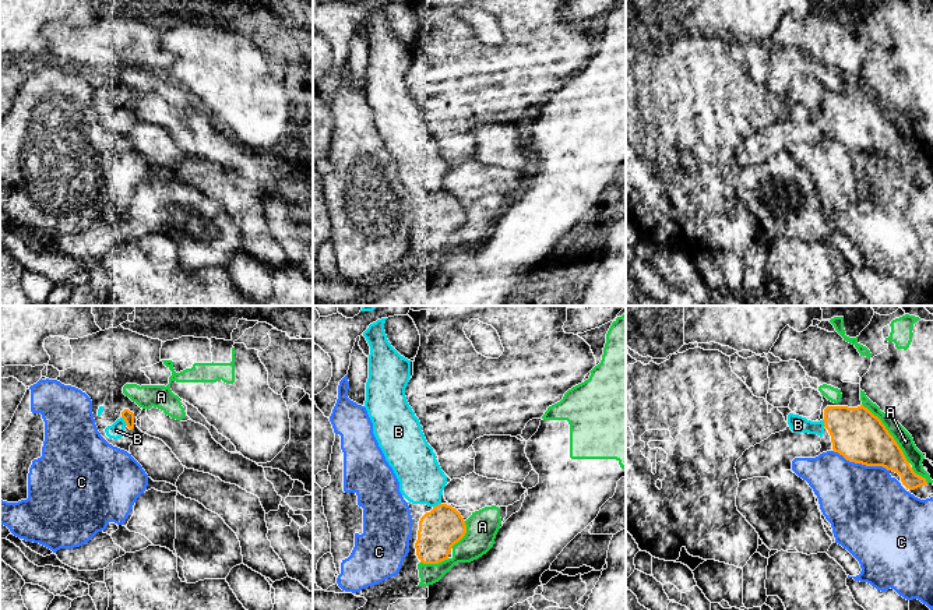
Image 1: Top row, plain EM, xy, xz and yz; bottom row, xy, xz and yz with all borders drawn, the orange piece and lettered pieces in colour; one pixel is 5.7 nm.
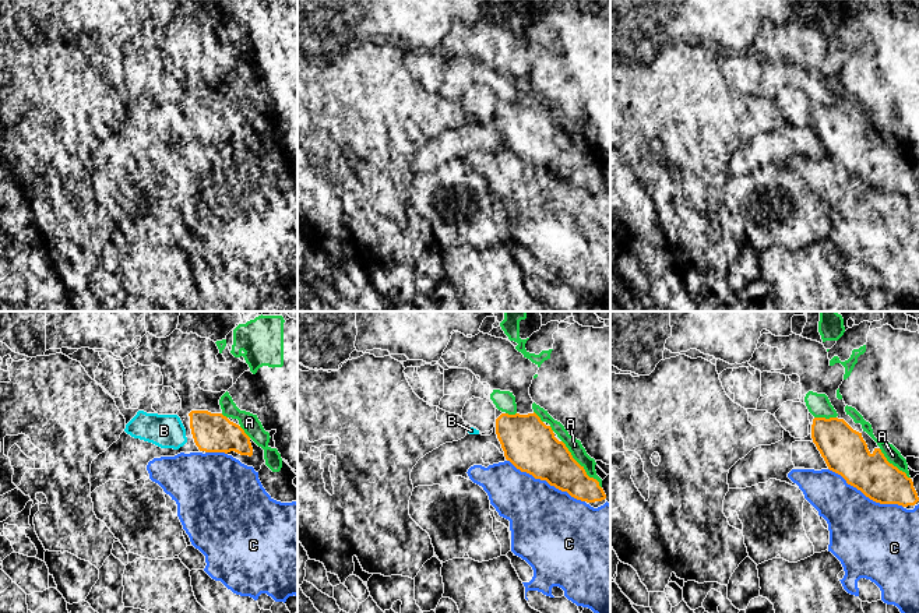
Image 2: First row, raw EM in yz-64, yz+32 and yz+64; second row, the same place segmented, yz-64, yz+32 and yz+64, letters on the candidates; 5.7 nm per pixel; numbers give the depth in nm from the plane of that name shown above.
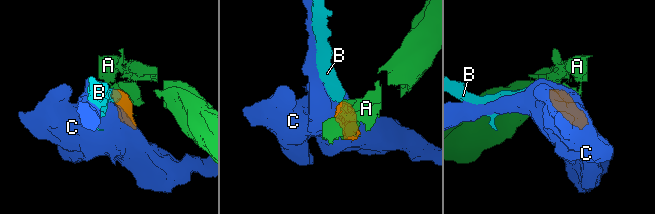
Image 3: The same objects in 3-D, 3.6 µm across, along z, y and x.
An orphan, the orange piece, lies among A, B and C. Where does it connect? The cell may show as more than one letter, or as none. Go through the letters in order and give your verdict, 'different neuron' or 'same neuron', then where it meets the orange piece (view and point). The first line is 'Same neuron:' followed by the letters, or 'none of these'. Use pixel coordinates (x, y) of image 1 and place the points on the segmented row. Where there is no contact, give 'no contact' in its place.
Same neuron: B
A: different neuron; contact yz (889, 433)
B: same neuron; contact xy (125, 420)
C: different neuron; contact yz (861, 462)

